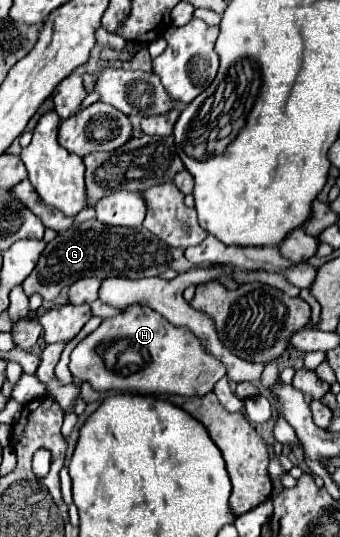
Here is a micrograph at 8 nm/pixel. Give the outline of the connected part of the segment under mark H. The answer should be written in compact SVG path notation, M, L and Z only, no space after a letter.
M131 304L121 314L105 318L95 332L73 348L69 370L99 392L133 390L179 396L203 396L225 376L223 364L203 352L187 328L175 328L145 304Z

